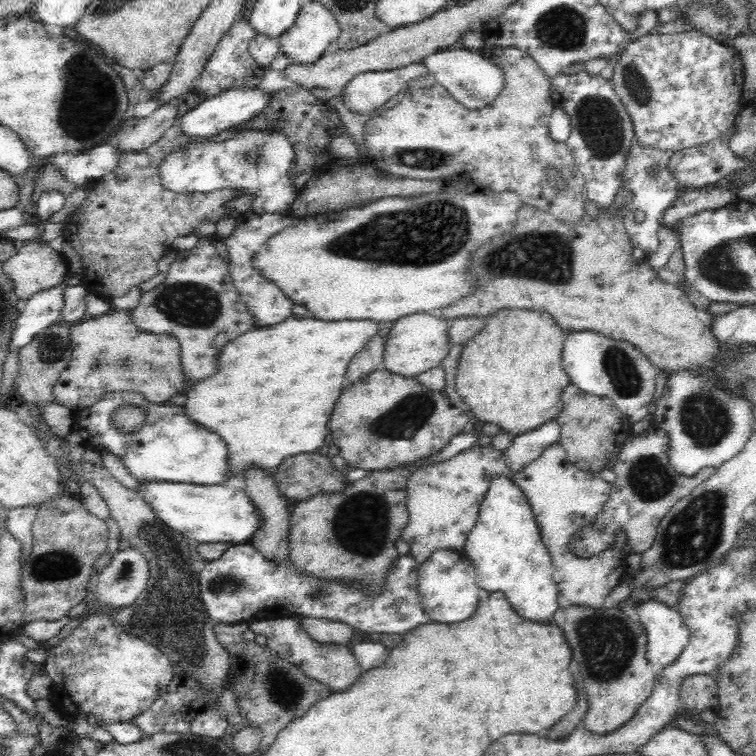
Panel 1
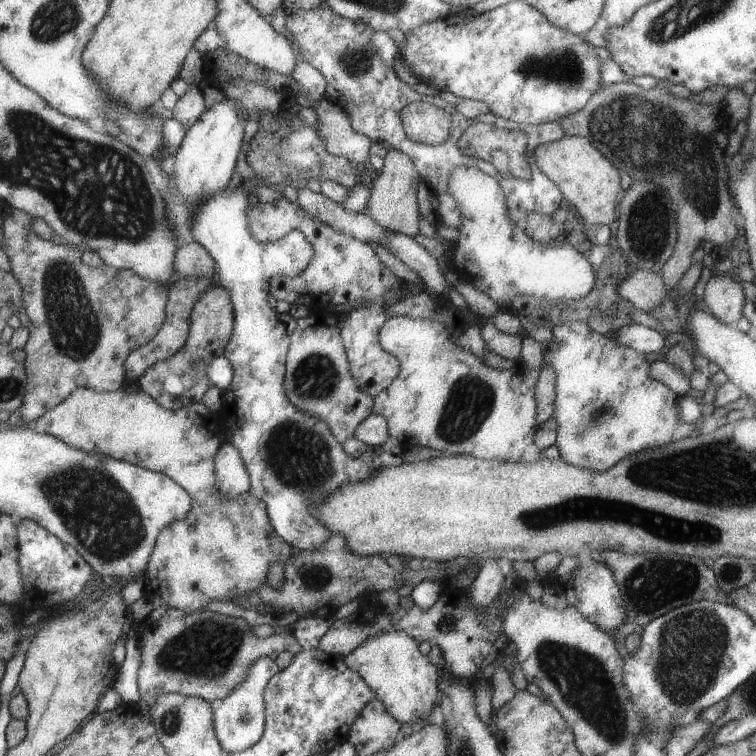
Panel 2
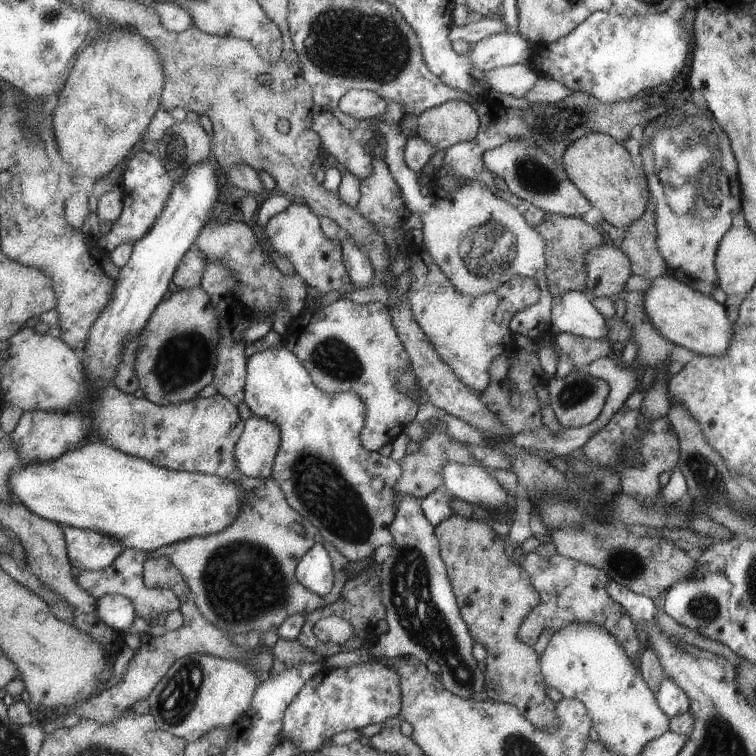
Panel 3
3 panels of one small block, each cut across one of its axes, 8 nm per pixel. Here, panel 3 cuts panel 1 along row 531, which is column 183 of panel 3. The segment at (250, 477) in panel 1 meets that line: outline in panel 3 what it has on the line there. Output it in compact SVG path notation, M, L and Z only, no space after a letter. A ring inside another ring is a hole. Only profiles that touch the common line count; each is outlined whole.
M195 245L191 246L186 254L182 256L182 260L179 260L178 268L175 268L171 282L172 288L190 289L199 287L205 264L205 254Z

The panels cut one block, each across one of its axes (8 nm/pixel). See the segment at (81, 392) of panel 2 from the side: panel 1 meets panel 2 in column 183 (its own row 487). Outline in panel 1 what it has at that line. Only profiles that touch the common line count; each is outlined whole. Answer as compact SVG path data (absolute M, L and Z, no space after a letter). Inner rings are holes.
M559 441L553 442L545 448L532 464L528 464L520 472L512 472L504 462L500 450L487 447L475 447L472 451L463 452L460 457L452 457L450 460L441 461L440 464L424 466L412 472L407 480L407 511L408 522L402 531L401 537L409 544L408 554L422 565L432 552L440 549L462 551L469 532L474 528L480 512L480 504L484 496L488 494L488 488L492 484L494 476L506 476L515 484L529 500L532 514L535 516L539 528L540 538L551 556L553 569L552 581L556 583L559 596L573 606L589 606L590 608L602 608L609 603L609 595L620 583L620 576L626 572L622 570L622 560L626 555L616 549L611 552L602 552L591 557L580 557L576 551L570 549L570 540L576 536L594 518L604 510L604 504L608 502L612 494L612 485L602 479L600 473L584 472L578 469L568 460L567 453Z

